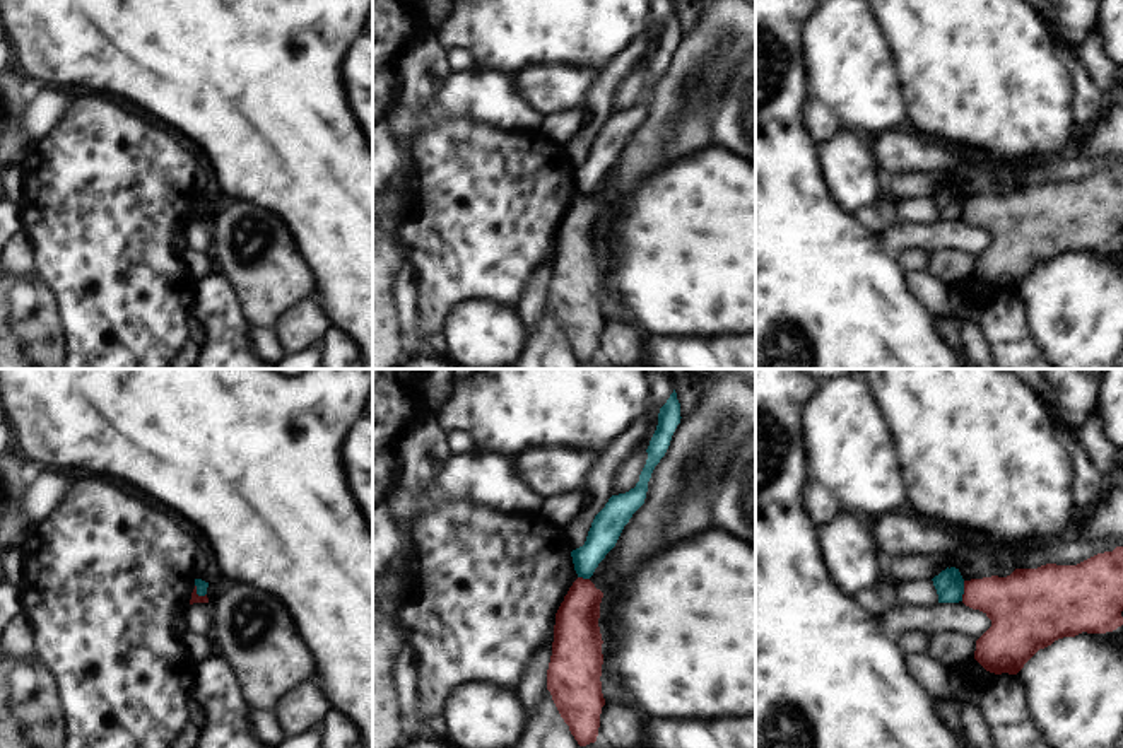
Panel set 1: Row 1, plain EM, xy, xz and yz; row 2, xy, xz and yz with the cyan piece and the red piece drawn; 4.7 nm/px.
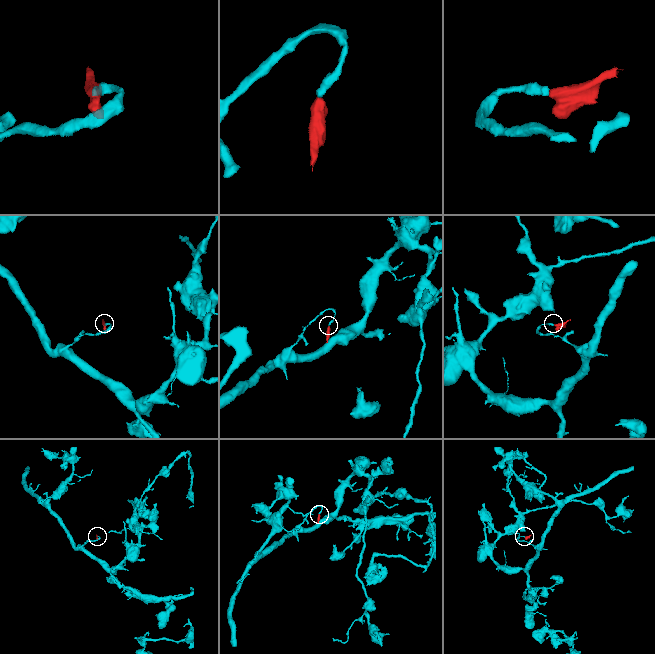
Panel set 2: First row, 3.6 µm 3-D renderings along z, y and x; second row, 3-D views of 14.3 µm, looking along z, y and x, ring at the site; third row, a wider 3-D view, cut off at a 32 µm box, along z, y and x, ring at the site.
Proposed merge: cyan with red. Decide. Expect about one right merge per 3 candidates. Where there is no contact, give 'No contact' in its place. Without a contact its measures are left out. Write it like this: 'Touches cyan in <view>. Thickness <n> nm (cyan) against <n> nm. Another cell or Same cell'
Touches cyan in yz. Thickness 140 nm (cyan) against 260 nm. Another cell

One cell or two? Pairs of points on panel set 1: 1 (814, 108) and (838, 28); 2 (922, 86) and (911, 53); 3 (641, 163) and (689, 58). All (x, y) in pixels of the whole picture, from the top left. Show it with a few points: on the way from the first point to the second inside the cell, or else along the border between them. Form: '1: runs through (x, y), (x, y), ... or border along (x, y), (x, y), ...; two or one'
1: border along (809, 96), (821, 101), (843, 127); two
2: runs through (922, 77), (920, 62); one
3: runs through (662, 137), (679, 118), (679, 84); one

